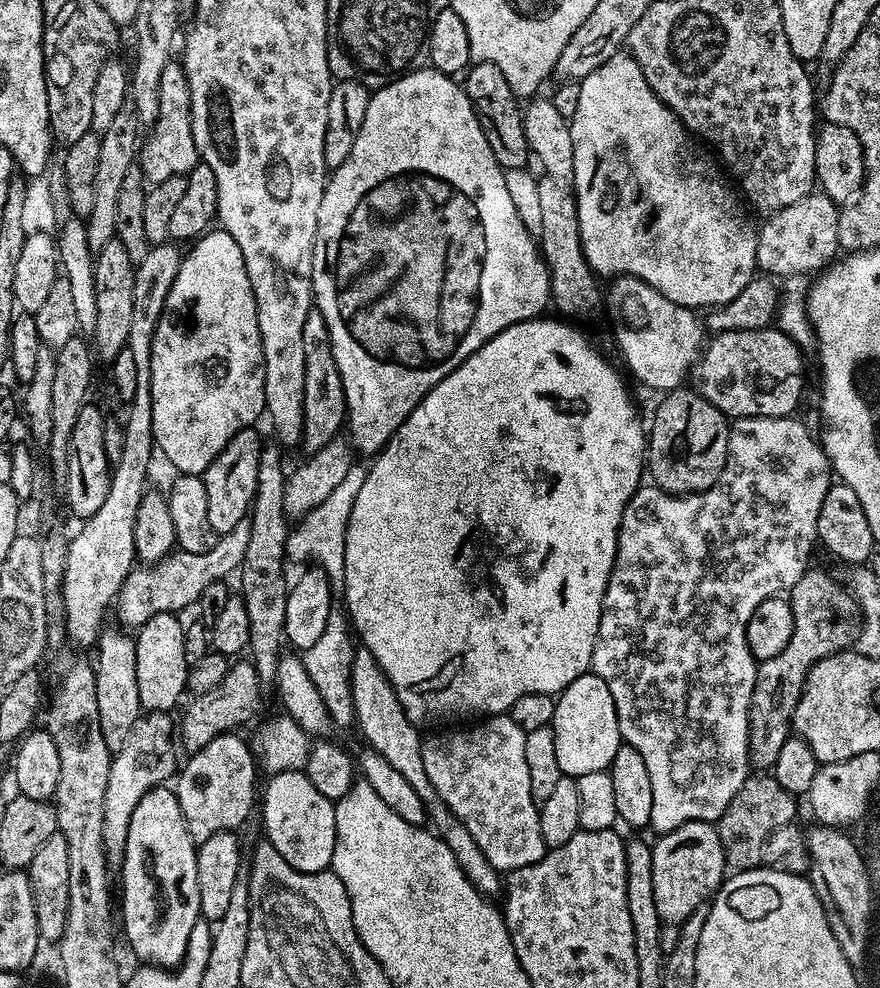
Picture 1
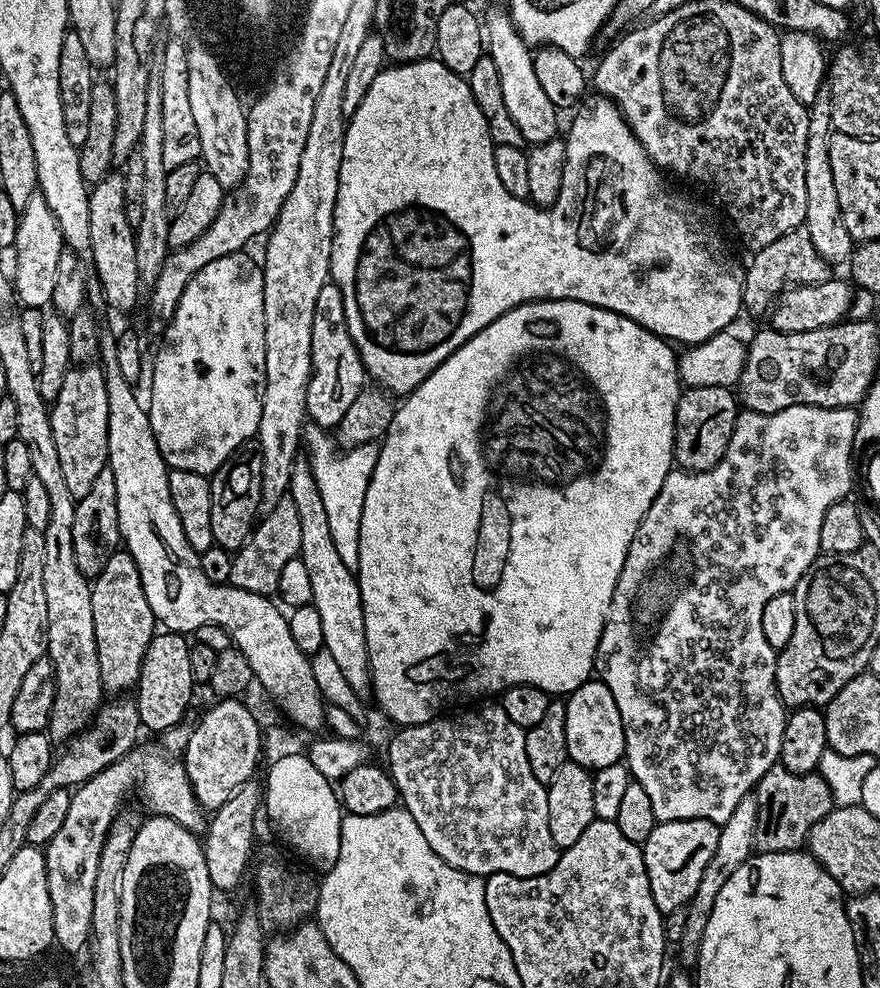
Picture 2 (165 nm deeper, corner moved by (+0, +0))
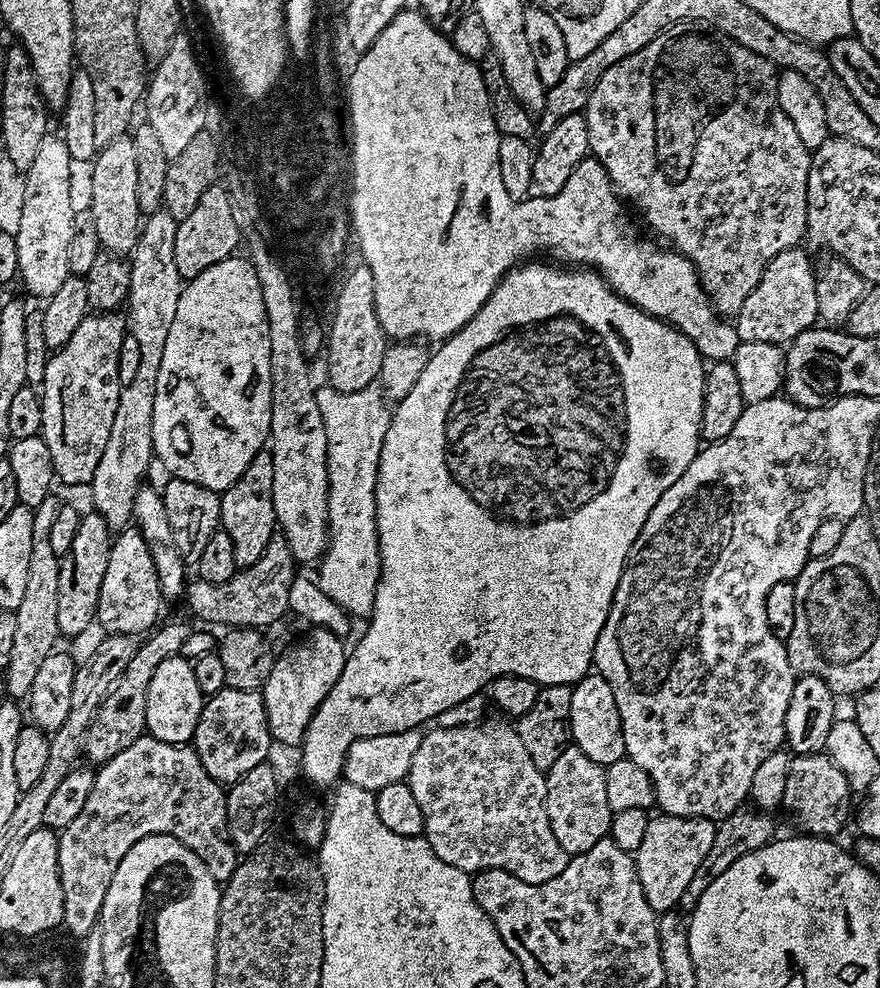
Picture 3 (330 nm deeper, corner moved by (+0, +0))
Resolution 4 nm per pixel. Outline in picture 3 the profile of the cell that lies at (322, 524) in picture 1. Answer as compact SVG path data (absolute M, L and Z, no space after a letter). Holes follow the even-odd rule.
M379 383L353 392L339 392L327 386L317 387L316 401L326 426L326 454L328 455L328 547L319 561L318 583L323 594L352 618L367 618L374 610L374 596L378 594L380 578L380 543L376 521L376 483L382 458L382 442L392 425L393 409Z

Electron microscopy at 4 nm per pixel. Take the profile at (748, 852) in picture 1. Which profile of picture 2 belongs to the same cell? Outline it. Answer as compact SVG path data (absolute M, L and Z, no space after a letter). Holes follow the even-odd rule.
M783 766L770 769L754 789L758 806L758 822L754 826L756 852L794 852L807 841L814 822L830 814L834 801L830 786L818 774L807 772L799 776Z

